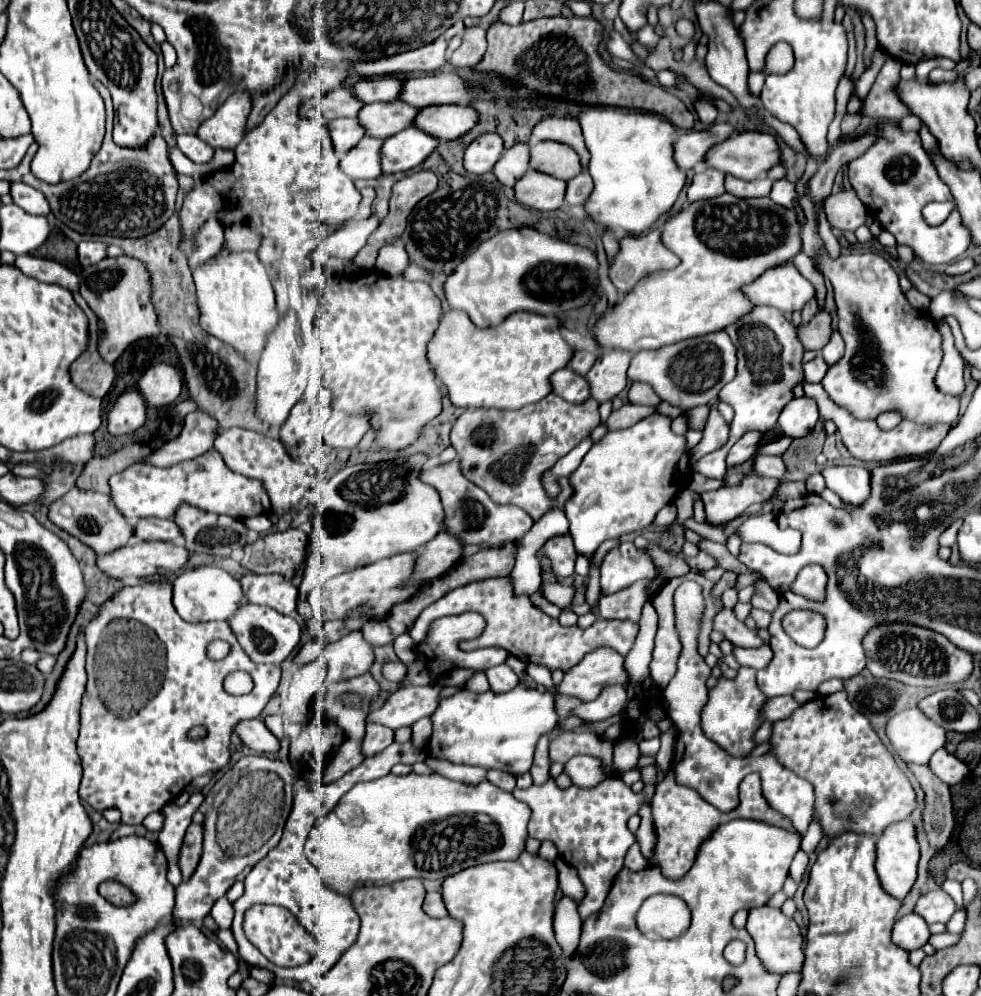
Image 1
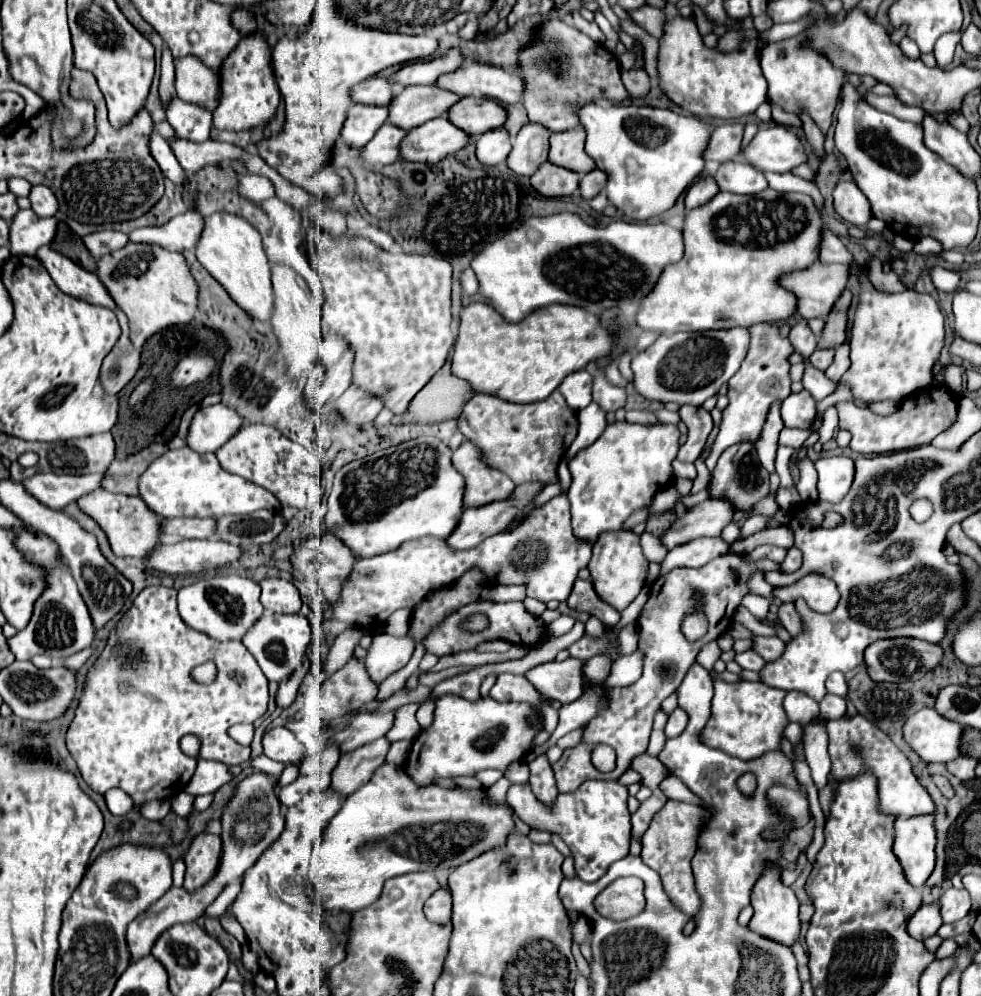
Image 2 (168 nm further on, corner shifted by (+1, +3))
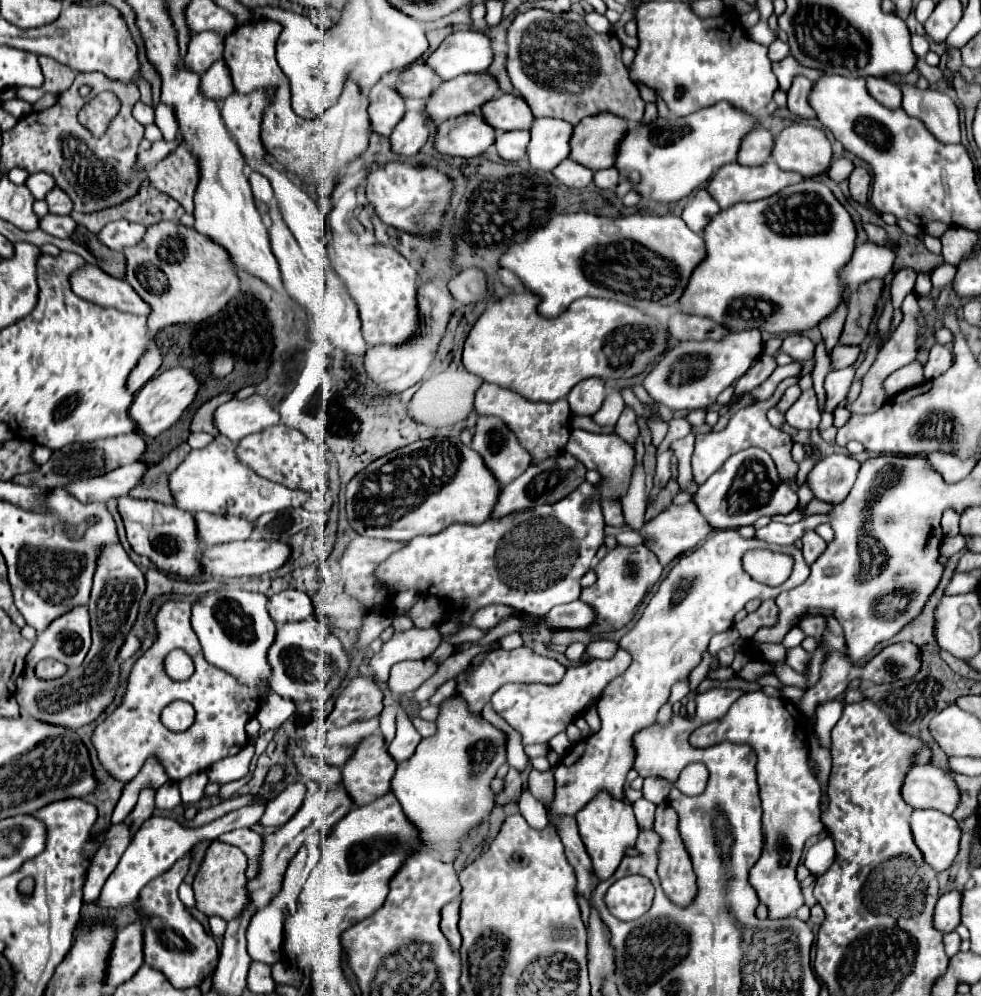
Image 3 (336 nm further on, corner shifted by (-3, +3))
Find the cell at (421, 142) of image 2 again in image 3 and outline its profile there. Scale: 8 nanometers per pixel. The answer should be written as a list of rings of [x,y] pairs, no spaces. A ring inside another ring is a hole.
[[[469,113],[457,119],[447,119],[439,125],[435,135],[435,149],[443,155],[477,157],[495,143],[495,129],[485,117]]]

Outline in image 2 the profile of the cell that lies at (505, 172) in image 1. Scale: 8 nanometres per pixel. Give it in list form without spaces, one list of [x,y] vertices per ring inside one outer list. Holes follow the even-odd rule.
[[[537,123],[523,125],[507,157],[507,167],[511,167],[511,171],[517,175],[531,177],[539,169],[539,163],[547,161],[549,135],[551,133]]]

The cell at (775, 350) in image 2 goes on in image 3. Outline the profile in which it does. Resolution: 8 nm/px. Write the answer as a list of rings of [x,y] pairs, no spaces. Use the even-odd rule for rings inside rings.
[[[791,377],[791,379],[783,379],[783,381],[777,385],[777,389],[775,389],[775,393],[773,393],[771,399],[767,399],[767,401],[757,401],[753,407],[735,411],[735,413],[731,415],[731,419],[729,419],[729,423],[727,423],[725,429],[713,431],[713,433],[707,433],[707,435],[703,435],[703,433],[697,435],[695,453],[693,453],[693,459],[691,459],[693,479],[695,479],[697,485],[705,483],[705,479],[709,479],[733,453],[743,451],[743,449],[749,449],[749,447],[765,449],[765,451],[771,455],[771,459],[773,459],[775,465],[777,465],[779,479],[789,481],[789,479],[795,479],[795,477],[797,477],[799,465],[797,465],[797,463],[793,461],[793,457],[791,457],[791,447],[793,447],[791,435],[787,435],[787,433],[781,431],[781,429],[775,429],[775,427],[769,423],[769,419],[767,419],[767,411],[779,403],[779,399],[783,397],[785,389],[787,389],[789,385],[793,385],[793,383],[797,383],[797,379],[793,379],[793,377]]]

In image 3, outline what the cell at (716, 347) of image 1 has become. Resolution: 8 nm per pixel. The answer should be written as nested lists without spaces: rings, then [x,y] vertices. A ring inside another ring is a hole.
[[[759,331],[729,333],[721,341],[683,341],[673,347],[653,371],[645,377],[643,387],[661,405],[671,409],[707,409],[717,401],[717,395],[747,373],[753,359],[761,355],[763,339]]]

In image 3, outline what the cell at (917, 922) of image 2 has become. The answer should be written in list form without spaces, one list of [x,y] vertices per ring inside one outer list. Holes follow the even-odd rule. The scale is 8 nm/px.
[[[949,891],[939,897],[933,923],[935,923],[935,929],[943,933],[951,933],[957,929],[957,925],[961,923],[961,893],[959,891]]]

